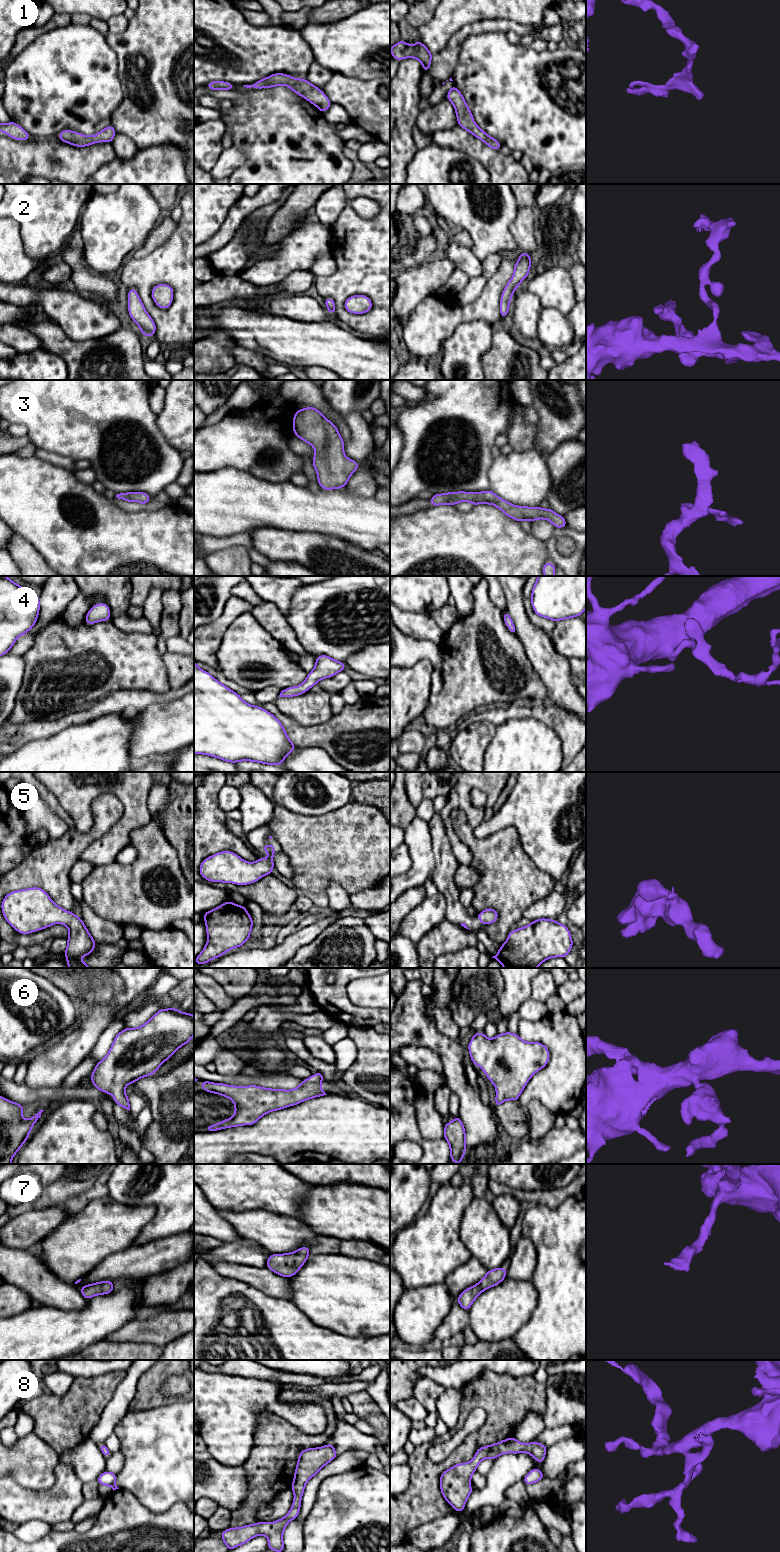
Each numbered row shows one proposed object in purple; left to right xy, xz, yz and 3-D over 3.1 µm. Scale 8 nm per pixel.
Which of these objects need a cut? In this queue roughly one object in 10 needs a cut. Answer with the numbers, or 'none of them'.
none of them

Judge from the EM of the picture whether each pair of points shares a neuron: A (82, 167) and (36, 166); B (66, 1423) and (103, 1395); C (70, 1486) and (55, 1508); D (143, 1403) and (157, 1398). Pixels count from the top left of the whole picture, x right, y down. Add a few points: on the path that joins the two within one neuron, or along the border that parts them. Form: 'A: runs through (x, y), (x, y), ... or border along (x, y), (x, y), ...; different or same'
A: runs through (71, 166), (47, 166); same
B: runs through (75, 1414), (94, 1395); same
C: runs through (70, 1492), (70, 1496), (61, 1502); same
D: runs through (146, 1400), (154, 1398); same

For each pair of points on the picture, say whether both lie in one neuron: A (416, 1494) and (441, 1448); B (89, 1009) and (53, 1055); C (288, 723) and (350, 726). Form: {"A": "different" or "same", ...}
{"A": "different", "B": "same", "C": "same"}

